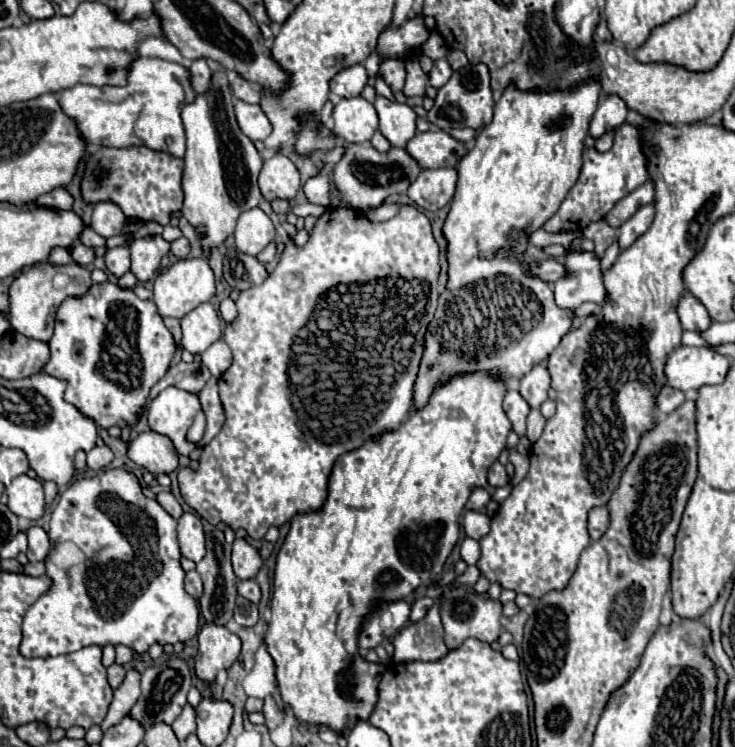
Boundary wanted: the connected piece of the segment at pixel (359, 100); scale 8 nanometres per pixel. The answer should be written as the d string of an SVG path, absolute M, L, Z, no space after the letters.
M363 97L341 99L333 109L333 119L333 133L347 143L367 143L379 129L377 111Z

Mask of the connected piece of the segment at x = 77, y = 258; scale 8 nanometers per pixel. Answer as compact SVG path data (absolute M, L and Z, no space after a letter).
M77 243L73 249L71 249L71 255L73 255L73 261L79 263L79 265L91 265L95 261L95 255L93 255L93 249Z

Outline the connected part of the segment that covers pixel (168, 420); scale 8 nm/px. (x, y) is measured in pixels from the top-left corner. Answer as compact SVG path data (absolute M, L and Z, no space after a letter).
M167 387L147 405L149 427L159 435L169 437L179 455L189 455L195 449L195 443L185 439L199 409L197 395L177 387Z

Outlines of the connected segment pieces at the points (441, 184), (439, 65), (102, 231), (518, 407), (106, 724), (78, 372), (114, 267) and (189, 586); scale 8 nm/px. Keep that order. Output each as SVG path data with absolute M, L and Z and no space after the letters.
M453 167L423 169L421 175L411 183L407 195L417 207L427 211L439 211L451 201L455 193L455 183L457 171Z
M437 59L437 61L433 63L431 73L429 73L429 85L431 85L431 87L435 87L435 89L443 87L443 85L449 81L451 73L453 73L453 71L451 71L449 63L447 63L445 59Z
M95 203L91 227L99 235L103 235L103 237L119 235L123 223L125 223L125 215L123 215L121 207L117 207L115 203Z
M509 389L505 393L505 401L503 401L503 411L509 417L513 431L523 437L525 435L525 419L529 415L529 405L525 403L525 399L519 395L519 391Z
M127 671L125 681L113 691L113 703L107 711L107 717L101 723L101 731L107 731L109 727L115 727L117 723L121 723L121 719L131 711L133 703L137 703L139 699L139 673L137 671Z
M105 281L93 285L81 299L69 297L55 315L53 337L49 339L49 361L41 369L45 375L65 379L65 399L75 405L85 417L93 419L99 427L107 425L137 425L143 407L149 401L151 387L167 373L177 345L163 319L157 315L153 301L139 299L131 289L123 289L117 283Z
M113 247L113 249L109 249L107 255L105 255L105 265L107 265L107 269L109 269L113 275L121 277L121 275L127 273L129 267L131 267L129 249L127 249L127 247Z
M187 571L185 573L185 591L193 597L199 599L203 585L201 585L201 575L197 575L197 571Z

